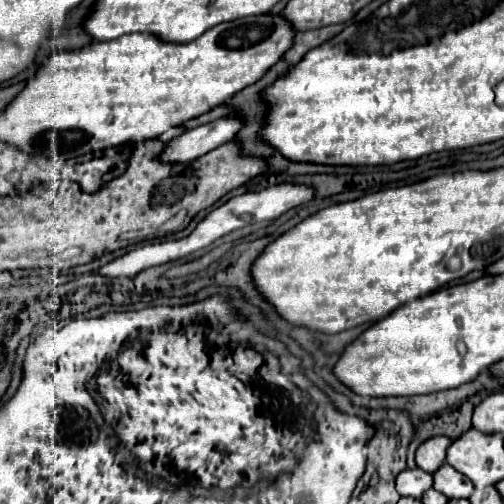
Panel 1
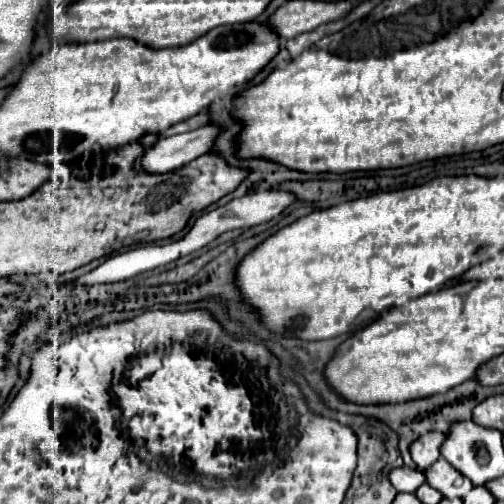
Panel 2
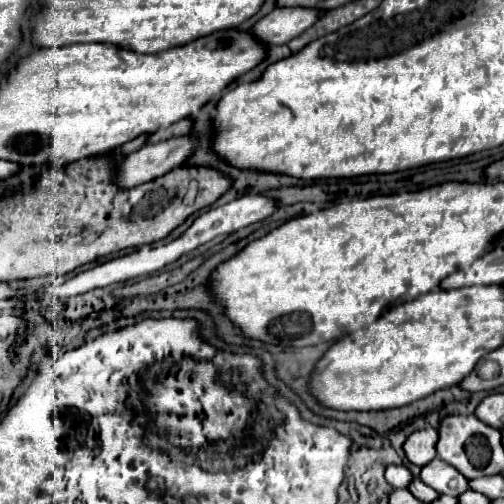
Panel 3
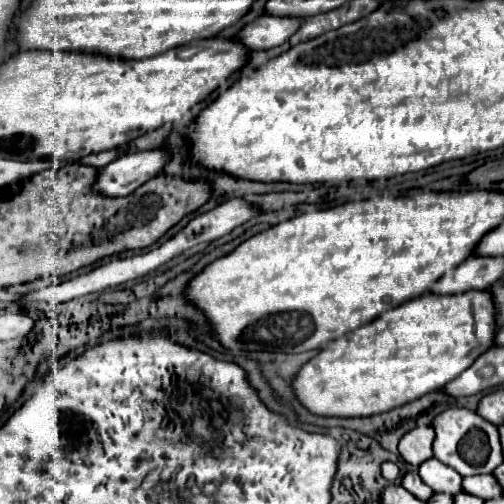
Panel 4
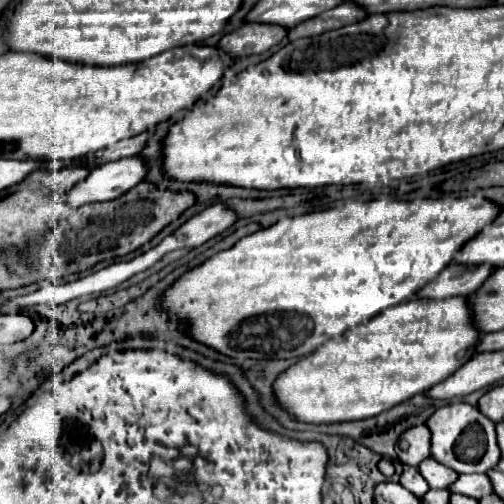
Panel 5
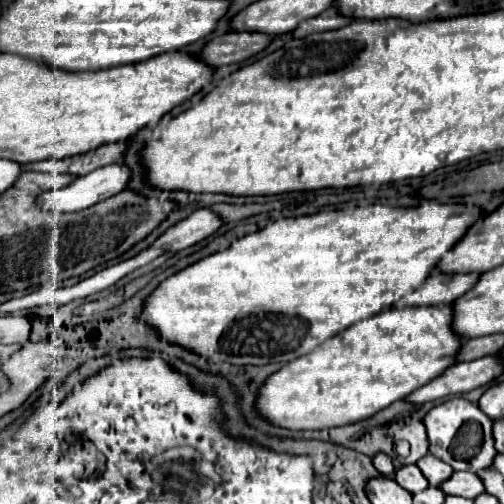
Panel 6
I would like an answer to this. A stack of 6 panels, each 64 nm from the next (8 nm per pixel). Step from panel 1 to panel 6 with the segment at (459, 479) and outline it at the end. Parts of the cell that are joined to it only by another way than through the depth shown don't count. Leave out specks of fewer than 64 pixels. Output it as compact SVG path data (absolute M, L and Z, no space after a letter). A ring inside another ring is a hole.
M428 454L424 458L418 460L418 468L422 470L422 474L426 476L426 480L430 482L430 486L438 488L442 482L446 482L452 476L452 468L448 464L444 464L442 460L438 460L436 456Z

